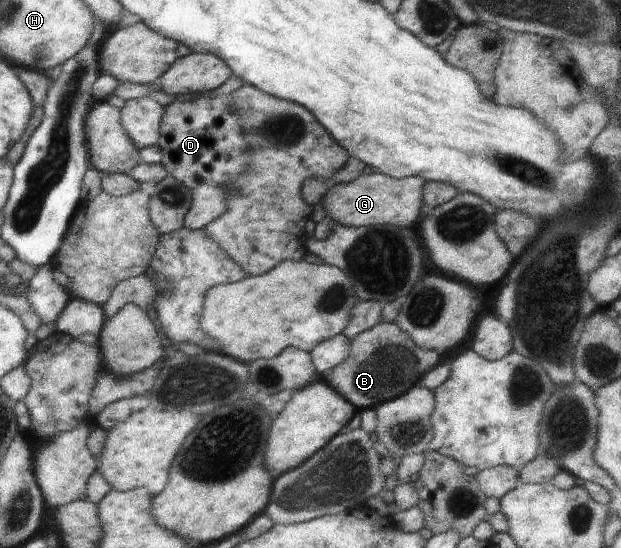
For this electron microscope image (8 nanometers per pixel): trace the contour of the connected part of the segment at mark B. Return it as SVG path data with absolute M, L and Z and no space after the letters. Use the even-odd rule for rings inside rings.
M380 321L350 341L350 356L333 368L328 384L358 409L374 409L404 394L440 362L438 351L420 348L396 322Z

